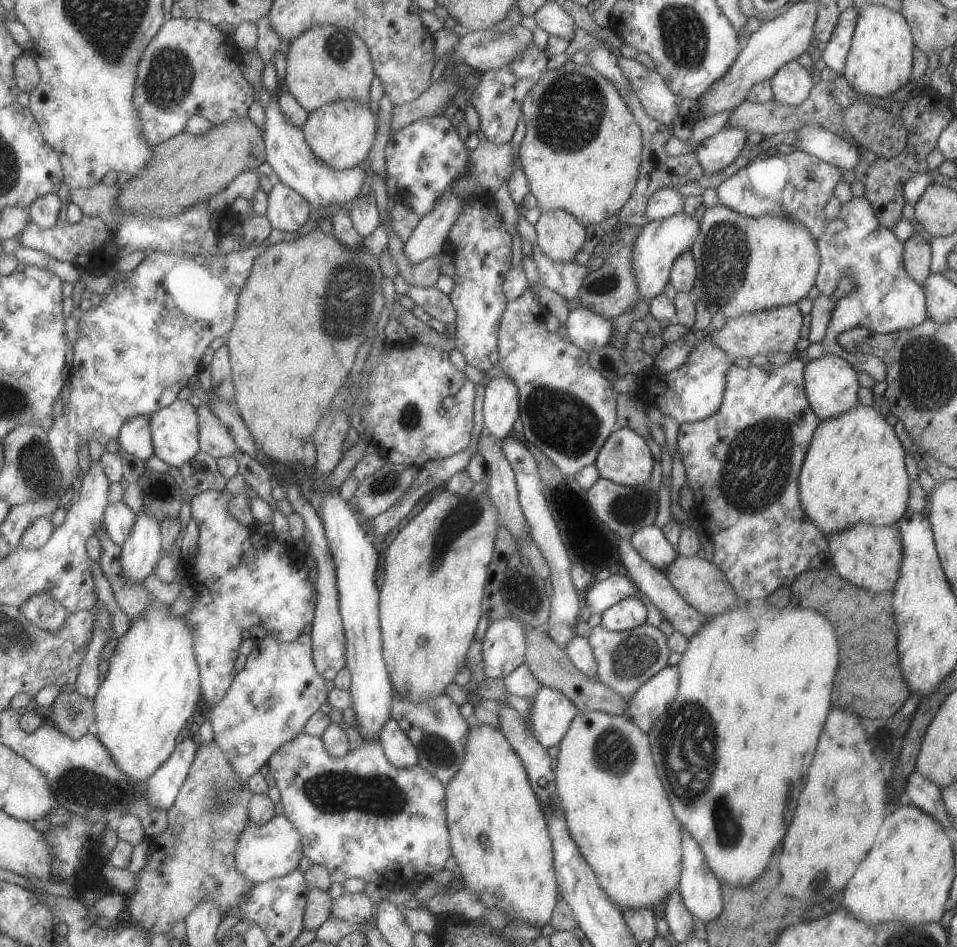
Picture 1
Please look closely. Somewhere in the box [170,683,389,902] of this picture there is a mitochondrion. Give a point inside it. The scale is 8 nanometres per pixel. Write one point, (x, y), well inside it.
(217, 797)

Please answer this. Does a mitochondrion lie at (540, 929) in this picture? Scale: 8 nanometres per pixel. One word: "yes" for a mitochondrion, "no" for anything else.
no

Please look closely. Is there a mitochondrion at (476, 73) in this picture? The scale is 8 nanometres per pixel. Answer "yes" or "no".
no

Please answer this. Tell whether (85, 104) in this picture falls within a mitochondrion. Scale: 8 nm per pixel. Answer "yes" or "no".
no

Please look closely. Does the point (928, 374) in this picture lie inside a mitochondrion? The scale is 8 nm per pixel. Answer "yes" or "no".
yes

